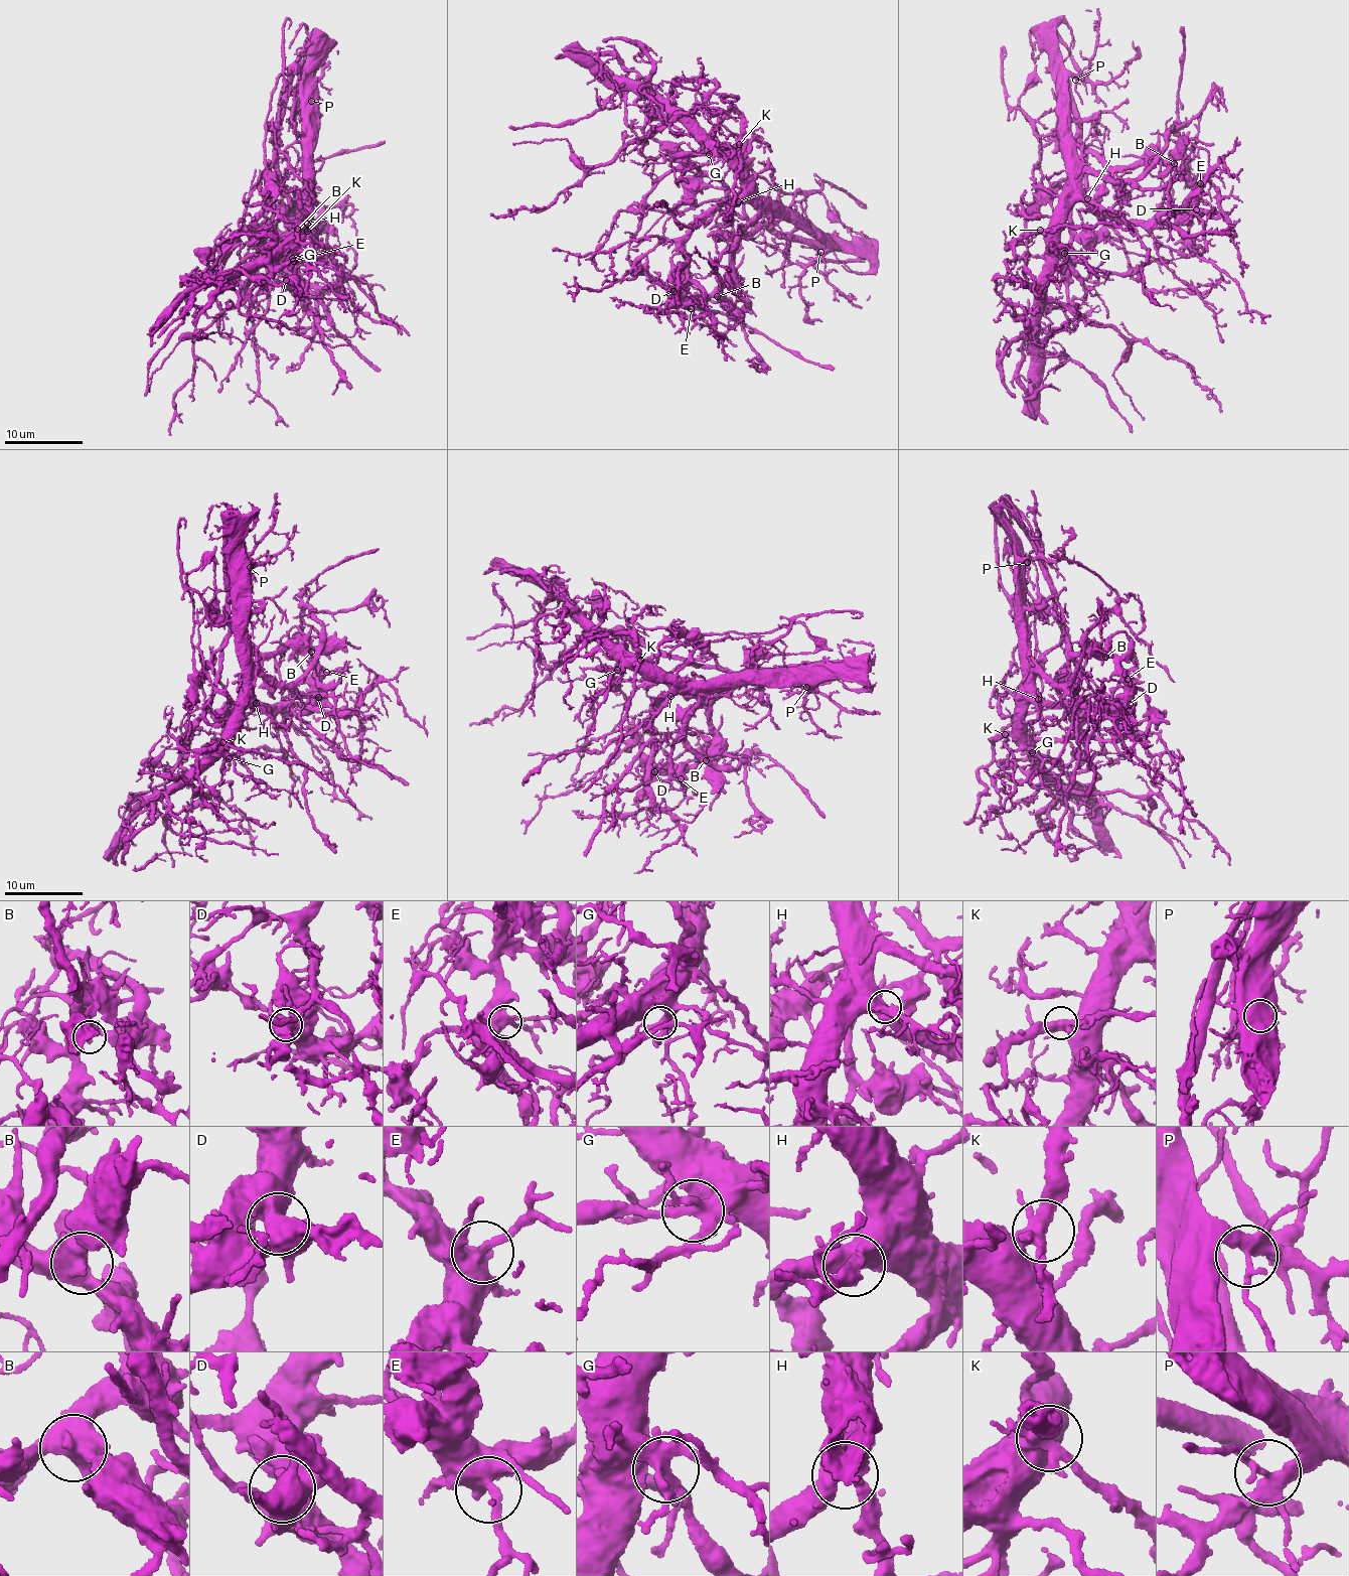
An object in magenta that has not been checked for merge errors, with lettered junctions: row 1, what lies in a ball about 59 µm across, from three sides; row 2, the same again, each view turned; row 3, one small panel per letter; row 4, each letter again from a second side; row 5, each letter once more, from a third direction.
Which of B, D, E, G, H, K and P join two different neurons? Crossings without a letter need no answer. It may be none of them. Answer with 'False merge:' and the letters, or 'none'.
False merge: none

